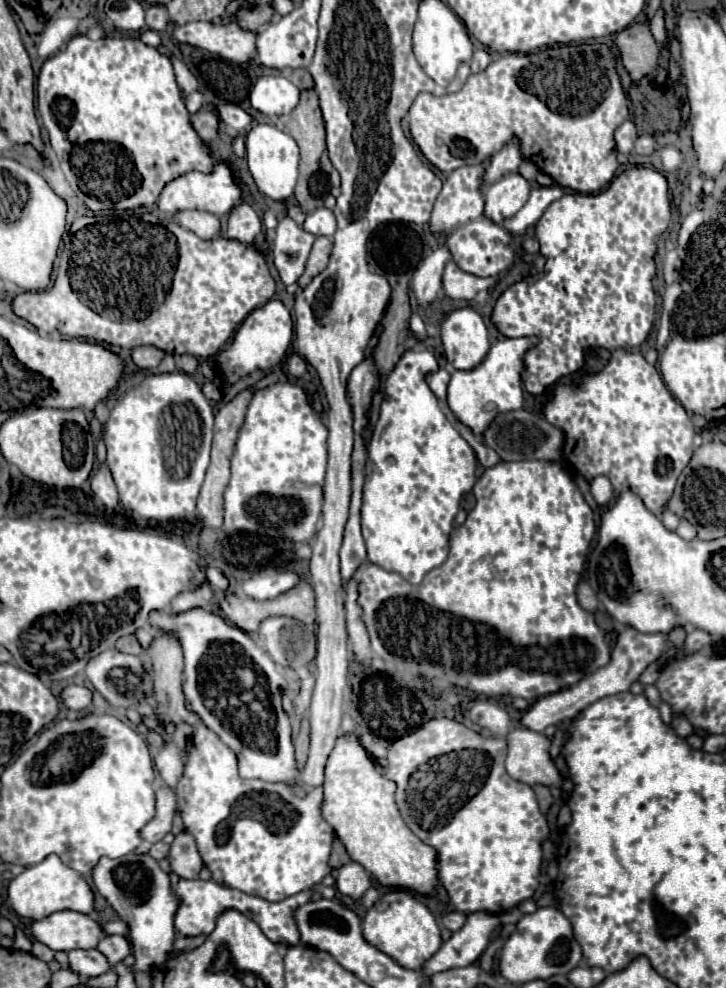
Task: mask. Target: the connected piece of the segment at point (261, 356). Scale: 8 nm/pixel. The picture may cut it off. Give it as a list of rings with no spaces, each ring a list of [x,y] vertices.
[[[268,301],[266,305],[250,313],[250,317],[236,331],[232,343],[222,353],[216,355],[216,369],[226,383],[238,381],[240,377],[258,369],[272,369],[288,351],[288,347],[282,345],[290,345],[290,341],[292,341],[290,311],[282,305],[282,301]]]

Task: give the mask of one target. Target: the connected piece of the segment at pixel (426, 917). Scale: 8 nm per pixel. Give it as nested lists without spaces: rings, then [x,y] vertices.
[[[392,889],[384,893],[368,909],[362,929],[366,941],[390,955],[396,963],[400,963],[406,969],[422,967],[442,945],[442,935],[430,909],[422,901],[418,901],[410,891],[404,889]]]

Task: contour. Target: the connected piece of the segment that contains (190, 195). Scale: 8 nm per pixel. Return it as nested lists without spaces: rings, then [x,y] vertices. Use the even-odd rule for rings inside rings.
[[[218,163],[218,165],[214,165],[214,171],[210,175],[190,171],[182,177],[170,181],[158,199],[158,209],[164,213],[170,213],[170,215],[176,215],[178,211],[198,209],[198,211],[208,211],[208,213],[214,213],[220,217],[220,215],[230,213],[230,209],[240,201],[240,197],[242,197],[242,191],[240,191],[240,185],[234,181],[234,171],[228,165]]]

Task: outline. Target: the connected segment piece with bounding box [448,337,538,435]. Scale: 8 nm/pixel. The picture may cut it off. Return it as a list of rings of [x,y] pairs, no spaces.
[[[500,337],[490,345],[490,351],[480,365],[470,371],[452,371],[452,379],[448,383],[448,407],[452,415],[480,435],[498,413],[520,409],[524,403],[524,357],[526,351],[536,345],[538,337]]]

